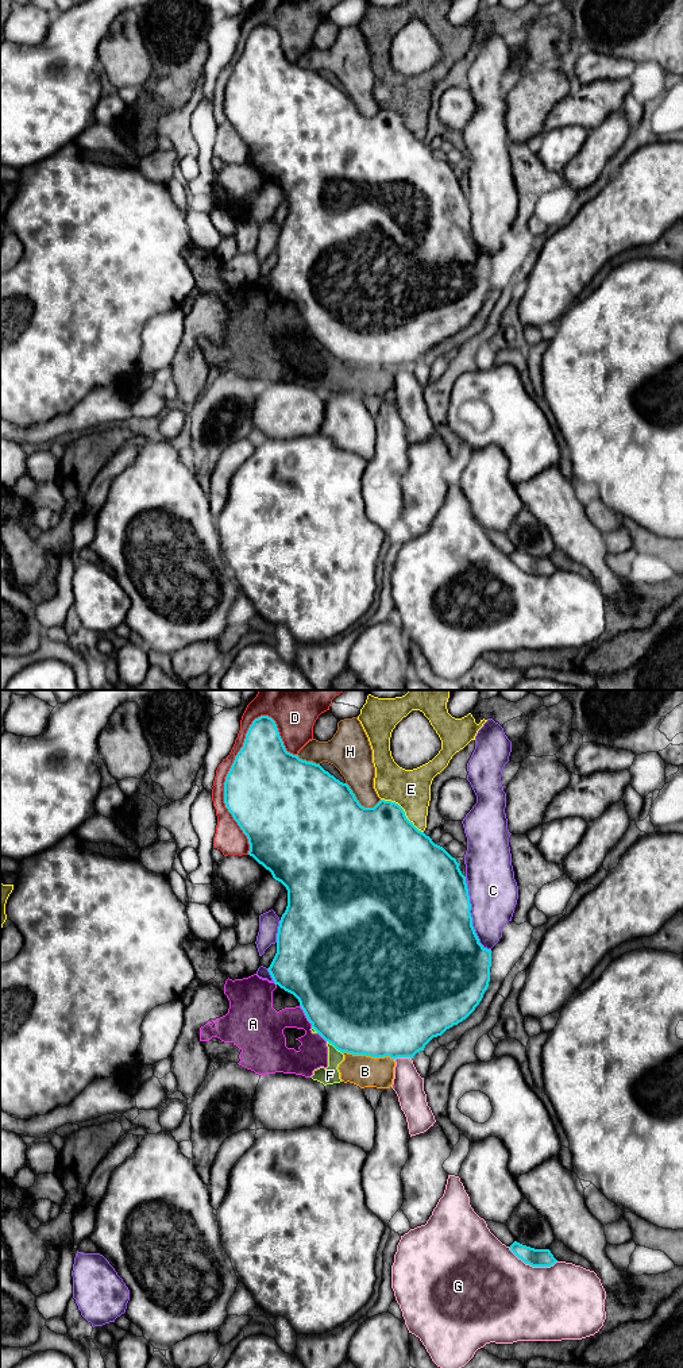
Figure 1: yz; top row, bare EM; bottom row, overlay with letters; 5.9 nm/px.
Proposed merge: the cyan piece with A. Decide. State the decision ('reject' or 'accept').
reject

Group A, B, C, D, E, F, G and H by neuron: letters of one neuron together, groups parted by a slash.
A B F / C / D / E / G / H

